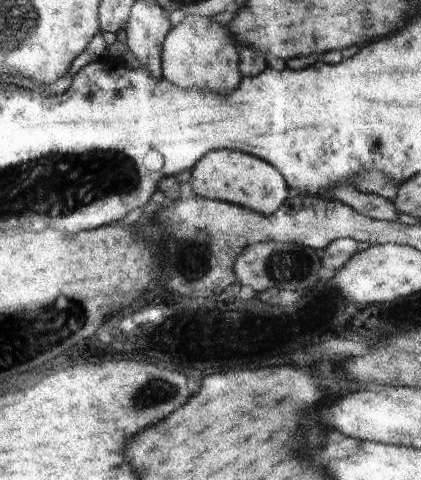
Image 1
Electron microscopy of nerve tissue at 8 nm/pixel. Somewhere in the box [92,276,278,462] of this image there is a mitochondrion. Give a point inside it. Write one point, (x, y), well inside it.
(159, 381)

